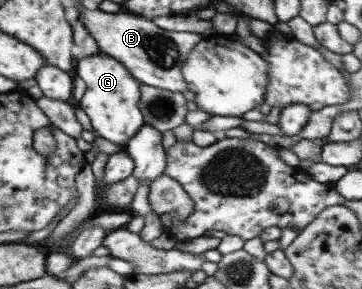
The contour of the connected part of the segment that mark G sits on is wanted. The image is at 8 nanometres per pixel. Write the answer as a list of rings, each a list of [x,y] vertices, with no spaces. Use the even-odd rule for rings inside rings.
[[[105,53],[80,59],[77,62],[77,76],[87,84],[87,91],[76,106],[91,119],[96,134],[118,145],[127,144],[144,125],[143,114],[138,106],[140,83],[123,64]]]

